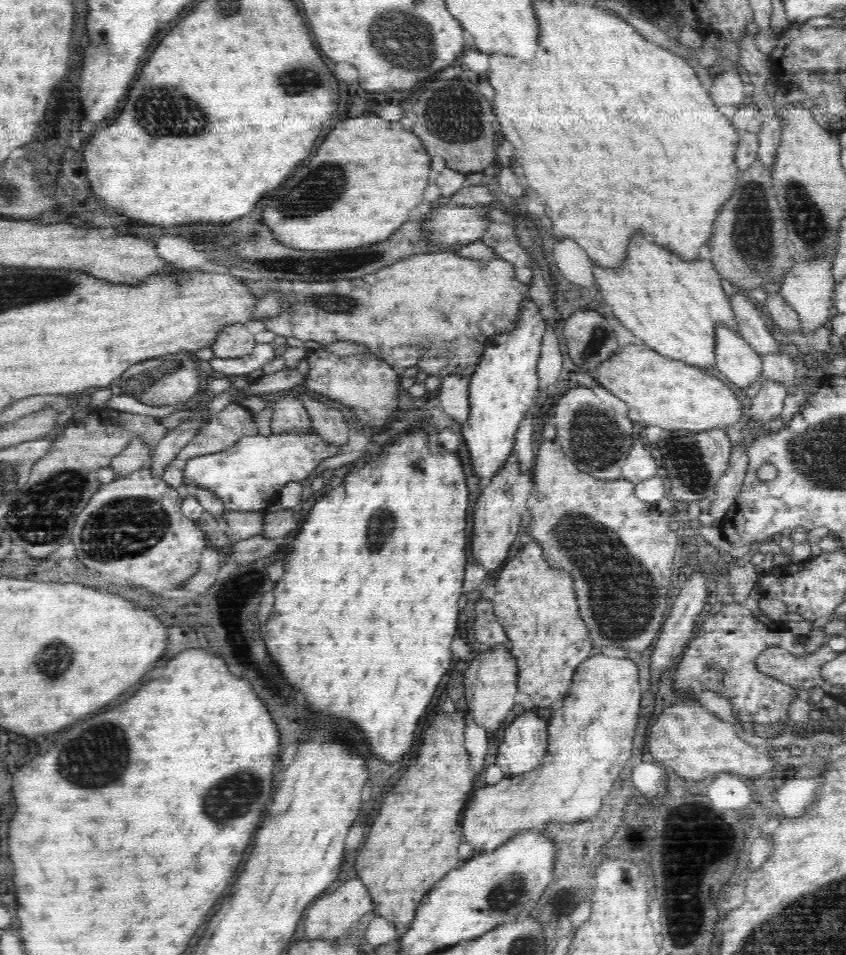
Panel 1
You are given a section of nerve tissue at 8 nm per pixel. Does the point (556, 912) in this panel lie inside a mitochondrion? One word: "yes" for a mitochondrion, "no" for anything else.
yes

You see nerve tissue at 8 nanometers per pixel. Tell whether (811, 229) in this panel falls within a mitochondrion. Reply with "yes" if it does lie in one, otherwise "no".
yes

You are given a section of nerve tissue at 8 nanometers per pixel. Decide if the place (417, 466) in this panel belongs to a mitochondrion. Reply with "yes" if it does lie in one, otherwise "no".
no

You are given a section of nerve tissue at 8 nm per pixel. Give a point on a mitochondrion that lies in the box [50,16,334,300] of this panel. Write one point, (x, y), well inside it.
(164, 113)

